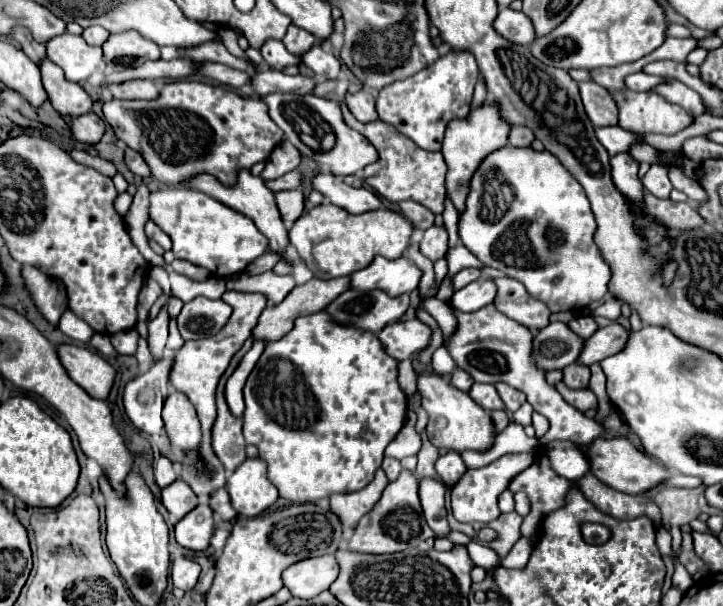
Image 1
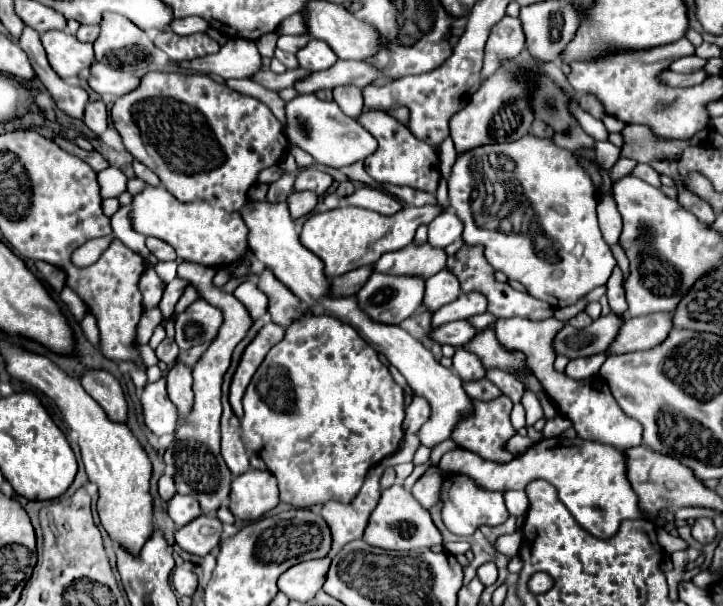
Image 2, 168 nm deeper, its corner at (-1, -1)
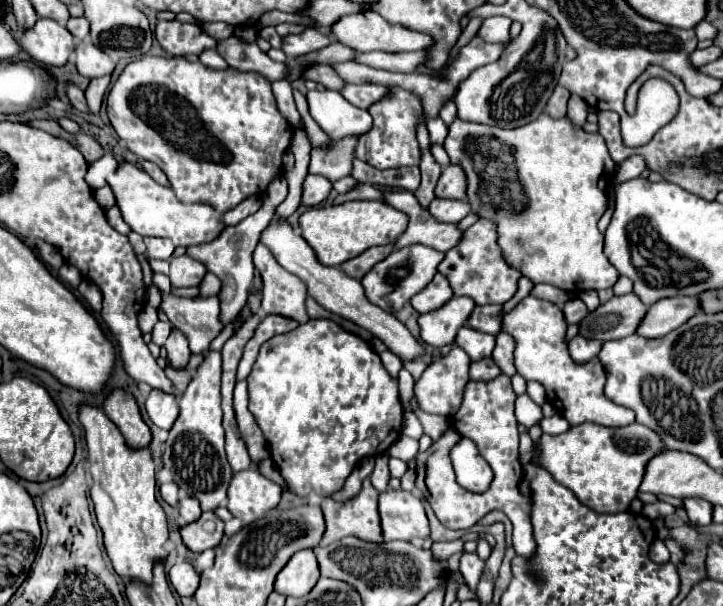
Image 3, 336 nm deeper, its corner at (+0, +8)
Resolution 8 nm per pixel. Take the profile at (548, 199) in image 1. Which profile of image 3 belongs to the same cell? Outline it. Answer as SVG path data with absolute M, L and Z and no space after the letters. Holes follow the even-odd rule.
M547 112L535 122L513 130L455 118L443 146L451 164L461 164L467 174L467 200L471 210L481 218L493 218L497 222L503 256L509 264L519 268L523 276L529 276L535 284L545 282L567 292L601 290L617 282L619 272L605 258L603 234L597 230L597 222L607 210L605 190L617 168L601 134L589 134L577 128L567 116L551 118Z

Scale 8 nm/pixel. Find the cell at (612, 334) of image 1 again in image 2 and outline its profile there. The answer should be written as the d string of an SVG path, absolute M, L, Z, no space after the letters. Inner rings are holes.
M652 313L644 317L626 319L622 323L622 329L618 331L614 345L606 349L606 355L620 355L656 347L660 341L666 339L670 329L672 329L670 313Z

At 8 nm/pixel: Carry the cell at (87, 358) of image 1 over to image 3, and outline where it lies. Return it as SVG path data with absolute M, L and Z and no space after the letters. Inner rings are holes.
M113 390L107 396L107 400L103 404L103 410L109 416L109 420L121 430L129 448L141 450L141 448L149 446L151 430L143 422L141 414L139 414L139 406L137 406L135 398L129 392Z

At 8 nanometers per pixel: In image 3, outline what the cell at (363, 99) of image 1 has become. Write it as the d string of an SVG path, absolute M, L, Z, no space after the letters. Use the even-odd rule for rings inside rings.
M309 64L309 66L305 66L305 72L303 72L303 78L305 80L313 80L313 82L319 82L319 84L323 84L325 88L329 88L329 90L341 90L343 88L343 80L335 74L335 70L331 68L331 66L327 66L327 64Z

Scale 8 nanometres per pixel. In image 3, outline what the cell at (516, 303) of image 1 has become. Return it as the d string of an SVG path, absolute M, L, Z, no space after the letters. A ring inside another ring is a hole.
M479 218L465 230L463 240L445 254L445 260L439 264L439 272L449 280L455 296L469 296L477 306L505 304L517 292L517 282L521 278L521 272L509 266L503 258L501 246L497 244L497 222L485 218Z

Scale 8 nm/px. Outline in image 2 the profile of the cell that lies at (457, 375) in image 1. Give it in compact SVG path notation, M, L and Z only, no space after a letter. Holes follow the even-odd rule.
M462 347L456 349L456 355L452 359L454 359L454 371L460 375L462 381L478 381L486 375L480 359L476 355L464 351Z

